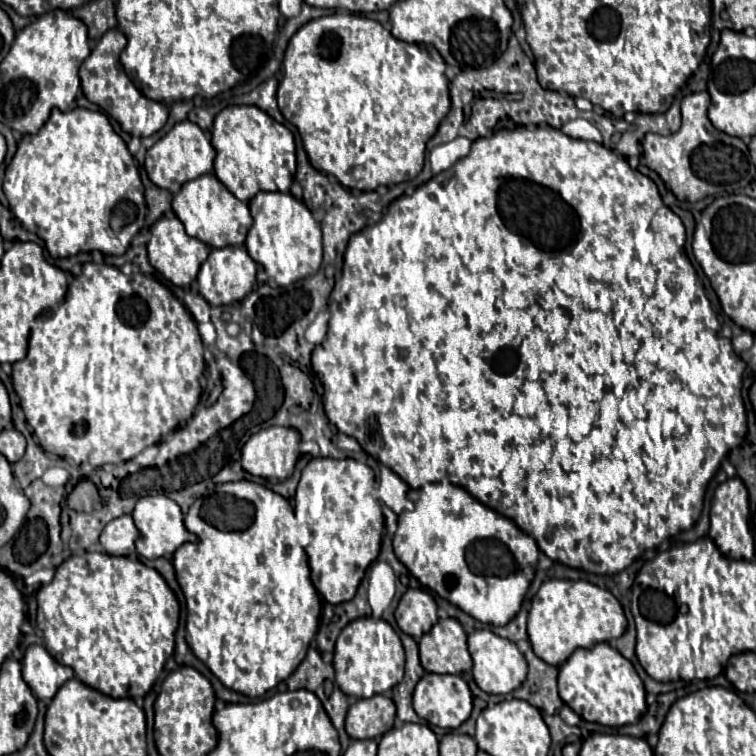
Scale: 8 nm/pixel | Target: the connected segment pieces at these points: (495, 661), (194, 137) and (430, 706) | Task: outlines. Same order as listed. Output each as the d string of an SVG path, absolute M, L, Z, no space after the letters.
M478 630L468 636L468 650L474 660L474 682L480 686L480 690L488 694L510 694L512 690L520 688L520 684L526 680L526 660L520 654L520 650L514 646L514 642L500 638L492 634L490 630Z
M184 120L184 122L178 122L164 138L160 138L146 152L146 172L152 184L168 190L170 194L176 194L184 182L190 182L202 174L212 172L214 158L216 158L216 150L204 136L204 132L194 122Z
M424 674L416 684L412 694L412 705L416 714L430 726L456 730L462 722L470 718L473 709L473 695L468 684L460 676L452 674Z

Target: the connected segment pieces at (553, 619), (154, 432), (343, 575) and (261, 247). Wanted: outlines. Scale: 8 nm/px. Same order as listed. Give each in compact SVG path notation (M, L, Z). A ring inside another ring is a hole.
M548 580L540 586L528 612L528 638L534 654L546 664L560 666L576 648L590 648L596 642L620 638L626 630L626 616L620 602L604 588L586 580Z
M88 262L88 264L84 264L82 274L76 276L72 280L72 284L68 286L64 302L56 310L36 318L36 322L30 330L28 356L24 360L12 364L12 384L14 384L14 390L20 398L20 406L26 414L26 422L30 424L40 446L46 452L56 454L56 456L66 458L66 460L72 460L74 464L88 462L94 468L102 468L104 464L120 464L120 462L126 462L126 460L138 456L146 446L160 442L160 438L186 424L193 416L203 391L202 386L200 386L200 376L204 372L204 356L202 354L204 354L204 344L200 340L196 322L192 320L188 310L158 280L148 278L140 272L132 274L132 276L124 276L114 266Z
M312 458L302 470L294 510L298 514L304 508L304 520L312 528L312 542L306 546L310 580L328 604L352 600L366 568L379 555L384 514L374 494L374 480L372 468L352 458Z
M258 192L248 206L254 224L246 238L246 250L258 264L258 280L270 286L290 286L318 272L322 264L322 232L316 220L314 226L310 224L310 210L300 200L296 206L296 200L284 192Z

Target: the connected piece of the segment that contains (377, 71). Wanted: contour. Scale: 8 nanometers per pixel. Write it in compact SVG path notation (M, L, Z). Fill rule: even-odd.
M336 12L330 16L310 20L292 36L292 40L286 48L286 56L284 56L284 78L278 86L278 106L280 106L280 112L284 114L284 118L298 128L304 148L306 148L306 154L308 154L308 160L318 172L334 176L348 190L368 192L368 190L376 190L378 186L414 180L422 172L426 142L436 134L442 118L450 110L450 92L448 92L448 80L446 80L444 70L446 70L446 64L444 64L442 56L438 54L438 50L434 50L432 46L402 42L402 40L394 38L380 22L370 20L366 16L358 16L358 14L350 14L350 12Z

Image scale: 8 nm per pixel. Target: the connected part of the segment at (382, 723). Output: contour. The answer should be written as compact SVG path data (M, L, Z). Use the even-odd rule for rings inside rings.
M376 694L350 706L346 716L346 732L354 740L378 740L394 726L394 718L394 702L388 696Z

